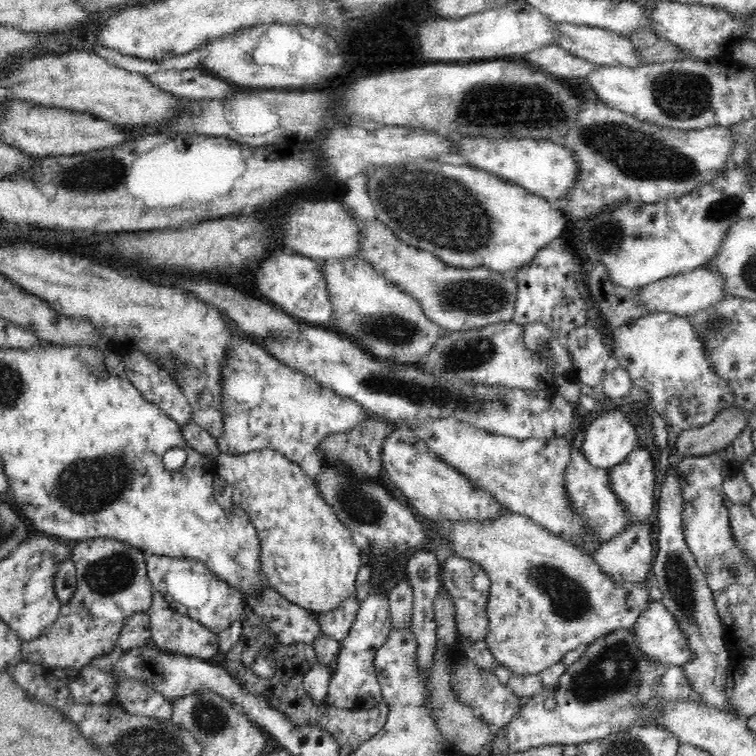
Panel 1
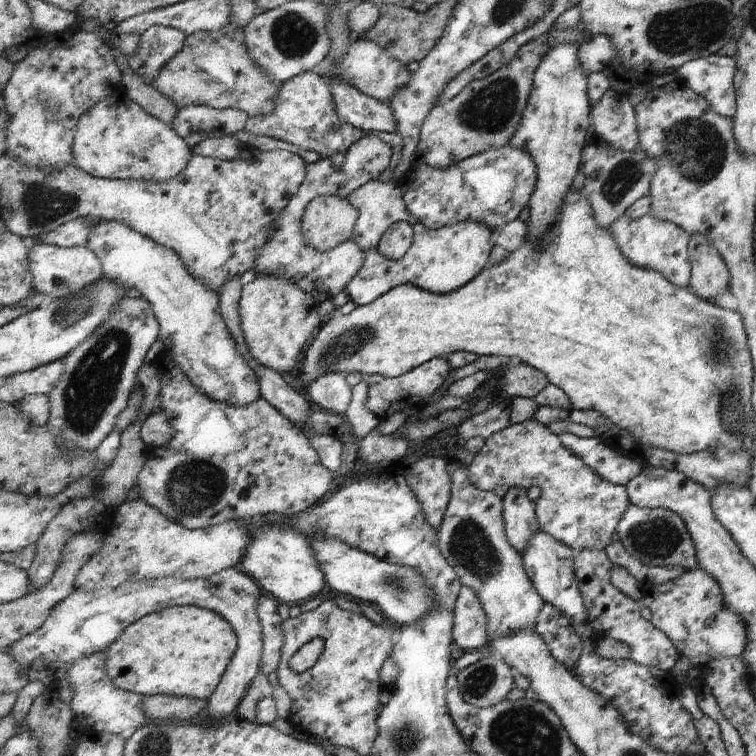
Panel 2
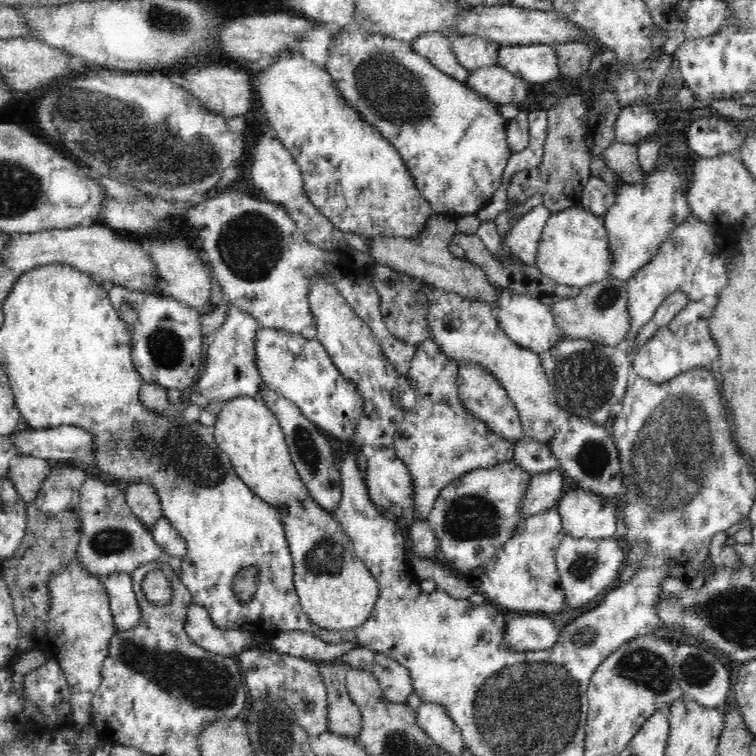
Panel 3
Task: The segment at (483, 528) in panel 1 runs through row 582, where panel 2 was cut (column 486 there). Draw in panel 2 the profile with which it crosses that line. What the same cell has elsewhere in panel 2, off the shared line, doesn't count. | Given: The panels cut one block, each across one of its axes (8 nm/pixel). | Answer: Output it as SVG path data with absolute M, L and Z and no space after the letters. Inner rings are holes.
M461 450L449 452L450 471L452 472L452 498L448 505L444 522L438 530L440 550L450 566L457 572L463 586L470 587L481 602L488 617L489 644L503 637L510 637L525 629L535 629L540 618L541 609L545 606L544 598L539 594L536 586L525 570L524 558L514 549L506 533L504 517L504 499L494 491L480 490L469 479L469 470L474 456Z

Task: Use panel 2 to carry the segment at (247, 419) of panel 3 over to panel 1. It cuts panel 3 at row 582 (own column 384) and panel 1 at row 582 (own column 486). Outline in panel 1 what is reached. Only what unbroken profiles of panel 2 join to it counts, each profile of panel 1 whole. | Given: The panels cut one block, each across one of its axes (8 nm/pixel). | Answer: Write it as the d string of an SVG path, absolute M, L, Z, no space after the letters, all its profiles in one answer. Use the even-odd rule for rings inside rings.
M268 447L242 454L221 452L216 466L218 475L232 485L233 504L246 510L258 529L262 571L272 589L314 614L330 612L354 594L364 552L298 463Z

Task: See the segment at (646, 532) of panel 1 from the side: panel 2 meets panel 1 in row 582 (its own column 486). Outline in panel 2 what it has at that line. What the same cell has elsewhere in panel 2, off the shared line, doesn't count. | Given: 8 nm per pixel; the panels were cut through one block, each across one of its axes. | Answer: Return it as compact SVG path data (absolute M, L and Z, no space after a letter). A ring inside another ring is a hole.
M463 586L456 603L454 641L465 651L478 650L489 644L488 617L470 587Z

